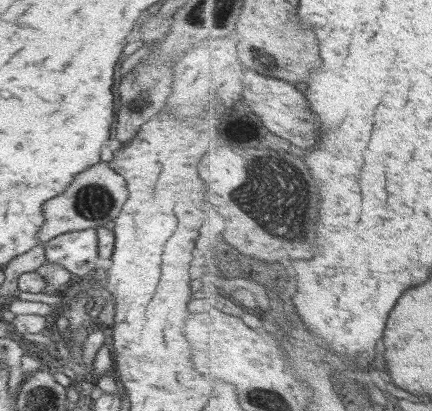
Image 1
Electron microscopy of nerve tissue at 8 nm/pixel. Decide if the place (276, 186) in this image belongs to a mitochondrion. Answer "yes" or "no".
yes

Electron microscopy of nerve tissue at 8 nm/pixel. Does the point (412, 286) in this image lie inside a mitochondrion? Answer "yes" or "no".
no

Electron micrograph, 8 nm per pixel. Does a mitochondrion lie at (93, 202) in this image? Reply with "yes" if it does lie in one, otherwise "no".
yes

